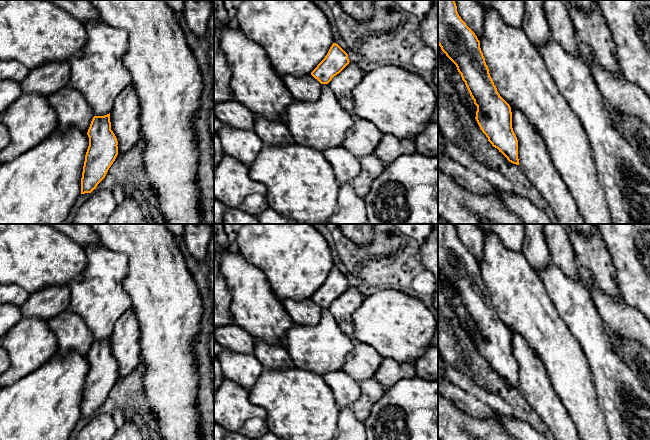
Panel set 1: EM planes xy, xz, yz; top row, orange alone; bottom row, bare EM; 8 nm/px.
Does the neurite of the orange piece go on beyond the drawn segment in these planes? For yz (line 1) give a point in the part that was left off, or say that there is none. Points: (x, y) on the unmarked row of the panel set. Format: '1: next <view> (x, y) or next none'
1: next none

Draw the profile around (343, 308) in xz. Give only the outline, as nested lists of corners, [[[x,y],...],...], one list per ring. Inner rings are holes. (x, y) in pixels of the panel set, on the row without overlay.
[[[349,286],[349,288],[328,307],[338,326],[355,343],[357,343],[357,340],[353,334],[352,316],[362,305],[364,299],[365,296],[360,293],[358,288]]]

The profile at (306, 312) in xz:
[[[311,298],[303,300],[284,299],[282,304],[295,324],[310,326],[317,324],[321,319],[323,308]]]

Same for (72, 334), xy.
[[[68,309],[48,320],[47,324],[56,335],[61,356],[74,352],[87,358],[94,337],[82,317]]]

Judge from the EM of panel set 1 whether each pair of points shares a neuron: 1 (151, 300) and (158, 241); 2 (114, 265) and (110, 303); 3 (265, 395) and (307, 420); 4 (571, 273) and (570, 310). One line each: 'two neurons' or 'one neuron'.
1: one neuron
2: one neuron
3: one neuron
4: two neurons

